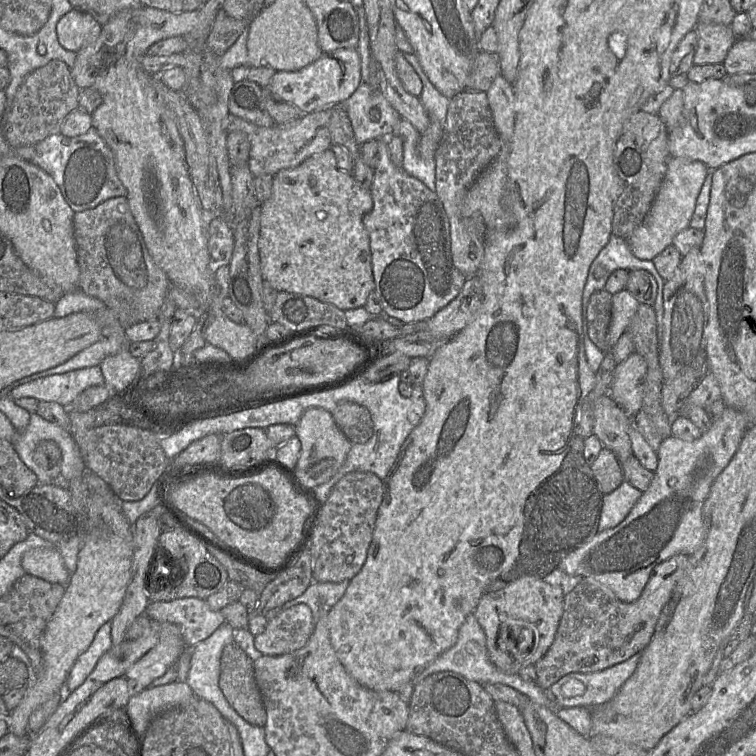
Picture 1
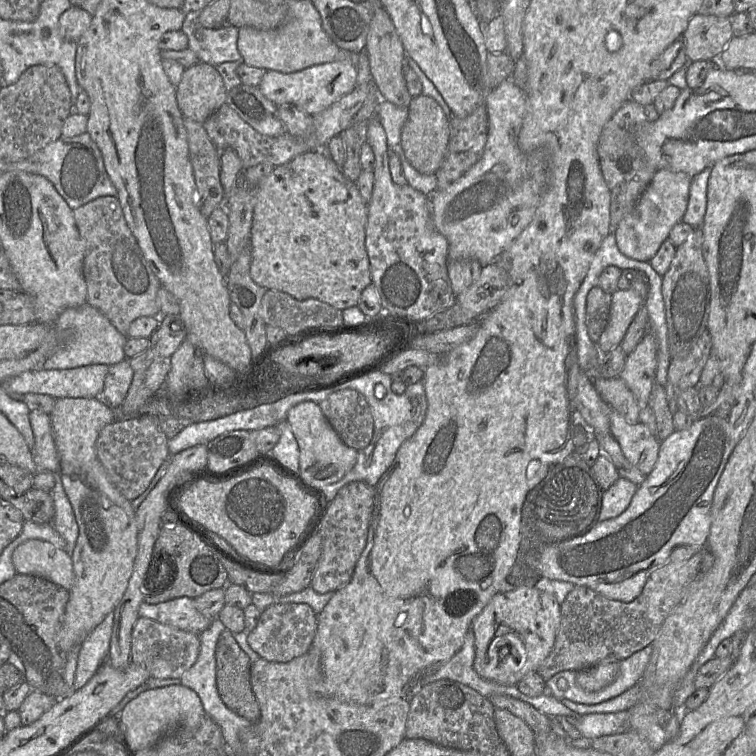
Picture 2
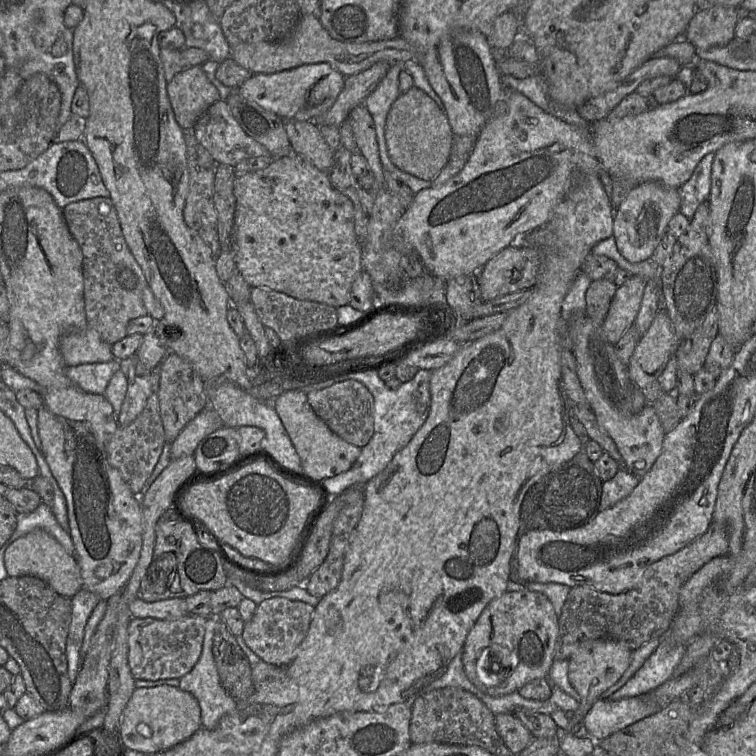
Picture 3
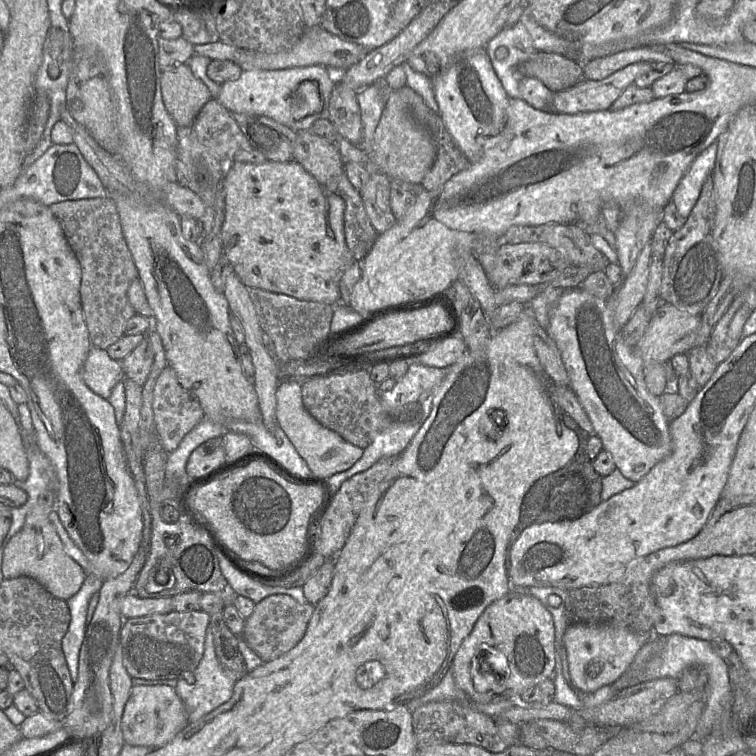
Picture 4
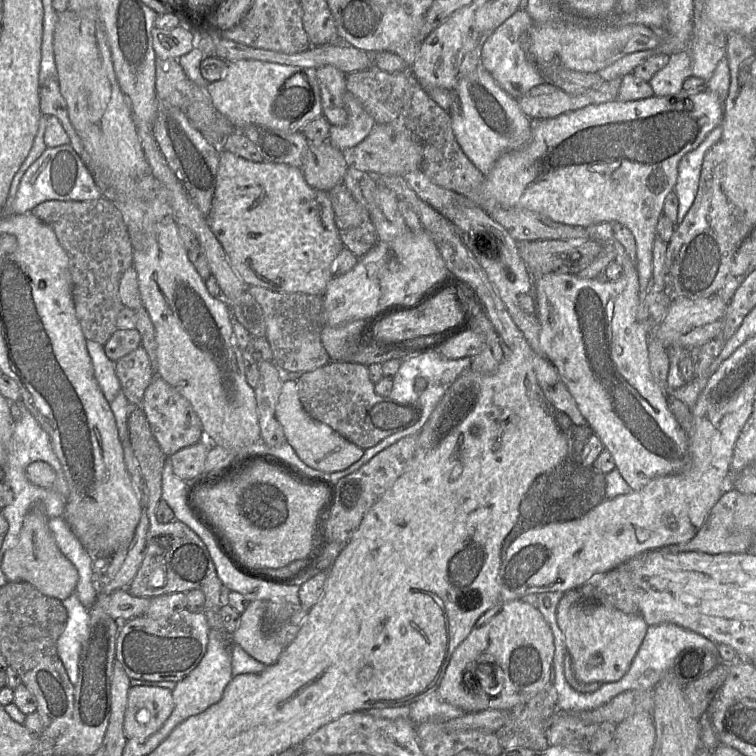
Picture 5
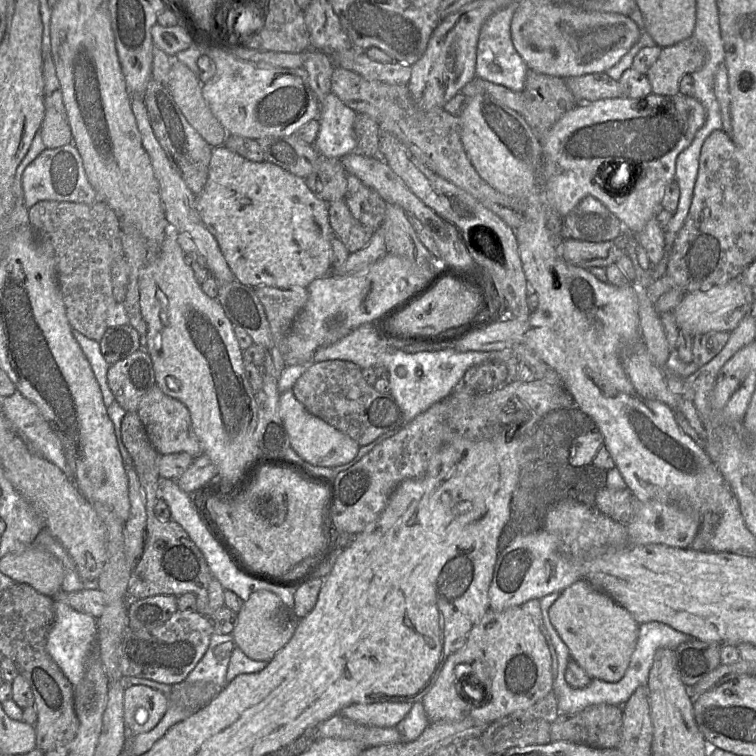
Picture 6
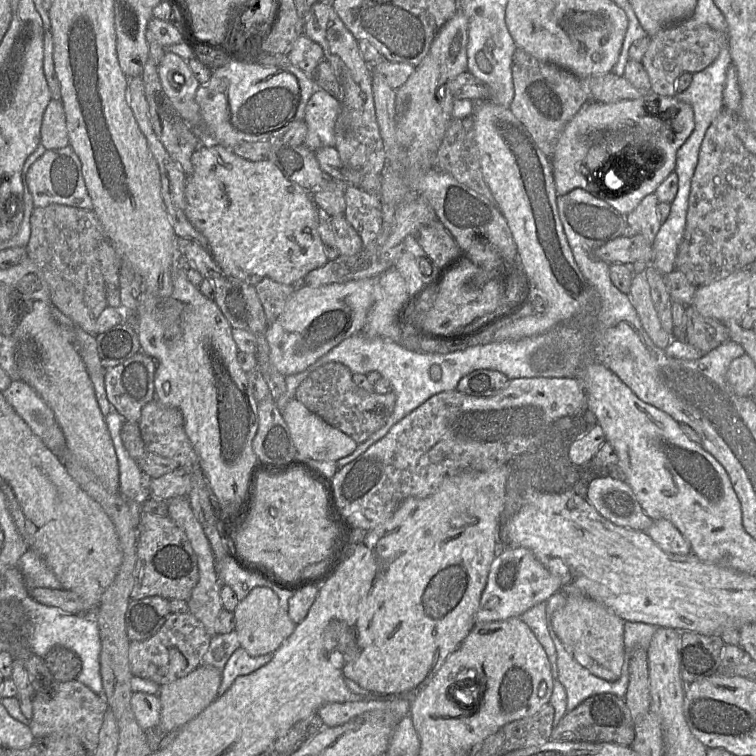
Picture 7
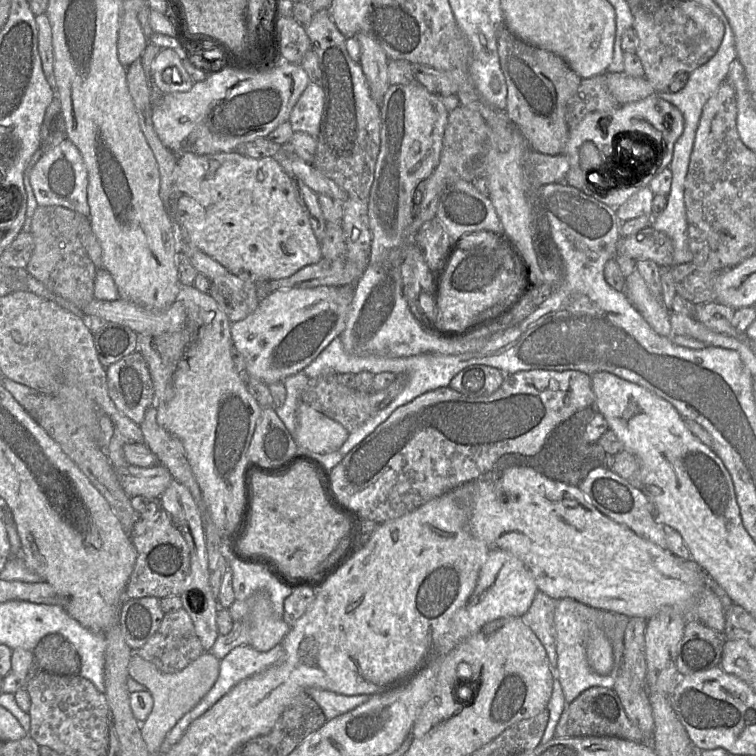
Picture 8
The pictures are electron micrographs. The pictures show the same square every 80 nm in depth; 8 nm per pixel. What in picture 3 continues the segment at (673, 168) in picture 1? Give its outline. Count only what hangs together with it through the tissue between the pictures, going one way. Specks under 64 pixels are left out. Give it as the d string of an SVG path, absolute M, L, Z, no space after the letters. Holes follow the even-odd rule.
M655 181L636 185L614 215L613 234L620 254L631 263L650 260L668 229L669 221L680 212L680 204L678 188L667 187Z

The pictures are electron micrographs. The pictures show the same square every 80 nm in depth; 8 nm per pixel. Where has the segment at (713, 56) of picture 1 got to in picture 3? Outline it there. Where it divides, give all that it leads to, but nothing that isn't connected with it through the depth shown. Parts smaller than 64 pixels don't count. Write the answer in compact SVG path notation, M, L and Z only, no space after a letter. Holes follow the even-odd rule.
M716 5L697 9L686 29L687 41L702 50L728 45L735 39L739 18L738 7Z

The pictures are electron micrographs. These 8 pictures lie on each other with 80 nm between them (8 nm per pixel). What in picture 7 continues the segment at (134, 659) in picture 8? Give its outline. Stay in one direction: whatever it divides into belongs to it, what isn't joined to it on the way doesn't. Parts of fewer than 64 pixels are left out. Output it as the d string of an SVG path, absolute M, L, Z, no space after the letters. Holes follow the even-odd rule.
M201 664L187 676L171 683L160 685L158 697L161 702L161 716L157 725L163 733L182 727L206 709L218 696L222 673L215 667Z

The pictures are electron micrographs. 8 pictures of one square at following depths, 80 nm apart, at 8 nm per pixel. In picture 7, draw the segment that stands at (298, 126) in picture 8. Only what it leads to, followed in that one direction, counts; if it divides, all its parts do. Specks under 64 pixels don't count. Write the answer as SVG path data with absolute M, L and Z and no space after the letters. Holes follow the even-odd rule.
M316 88L307 102L303 121L307 125L304 145L315 151L334 147L334 124L340 105L337 98L321 88Z

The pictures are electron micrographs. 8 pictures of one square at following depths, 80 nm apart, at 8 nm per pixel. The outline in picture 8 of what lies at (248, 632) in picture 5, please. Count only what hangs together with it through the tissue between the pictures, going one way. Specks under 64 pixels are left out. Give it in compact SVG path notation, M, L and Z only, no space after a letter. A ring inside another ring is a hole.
M260 590L248 599L234 603L228 611L235 621L247 621L250 631L250 645L262 652L280 644L290 630L290 626L276 617L268 592Z

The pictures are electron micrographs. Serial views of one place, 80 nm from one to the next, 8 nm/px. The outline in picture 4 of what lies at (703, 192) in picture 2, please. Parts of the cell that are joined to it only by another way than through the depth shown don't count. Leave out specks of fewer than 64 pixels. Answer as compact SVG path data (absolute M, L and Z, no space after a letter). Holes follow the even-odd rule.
M715 141L698 154L681 178L672 195L672 201L684 219L687 219L691 214L700 196L703 183L708 176L712 175L717 150L718 143Z

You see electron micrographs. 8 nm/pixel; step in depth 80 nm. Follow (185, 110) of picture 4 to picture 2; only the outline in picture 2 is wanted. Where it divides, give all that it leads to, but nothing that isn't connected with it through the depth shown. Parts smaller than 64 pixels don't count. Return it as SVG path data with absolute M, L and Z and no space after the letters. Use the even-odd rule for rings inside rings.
M203 62L184 70L175 92L183 117L200 123L226 103L227 97L216 67Z

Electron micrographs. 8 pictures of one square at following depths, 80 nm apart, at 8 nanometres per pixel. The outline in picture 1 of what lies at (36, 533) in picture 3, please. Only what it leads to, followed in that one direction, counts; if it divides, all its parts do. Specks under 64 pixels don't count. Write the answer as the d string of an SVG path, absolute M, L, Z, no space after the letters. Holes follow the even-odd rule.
M55 547L27 551L22 557L21 565L27 575L49 583L67 585L70 580L70 574L65 568L61 554Z

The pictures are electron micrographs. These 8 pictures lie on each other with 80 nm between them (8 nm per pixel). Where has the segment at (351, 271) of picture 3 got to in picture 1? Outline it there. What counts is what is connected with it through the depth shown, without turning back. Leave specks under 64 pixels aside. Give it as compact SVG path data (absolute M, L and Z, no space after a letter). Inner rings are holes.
M331 149L320 152L307 158L303 163L294 168L283 169L273 176L272 194L265 202L261 203L261 226L258 241L261 273L264 281L277 291L314 297L322 302L328 302L345 311L364 307L368 295L375 290L375 280L372 268L372 253L370 237L365 228L363 219L373 208L373 198L370 189L360 186L351 173L341 170Z

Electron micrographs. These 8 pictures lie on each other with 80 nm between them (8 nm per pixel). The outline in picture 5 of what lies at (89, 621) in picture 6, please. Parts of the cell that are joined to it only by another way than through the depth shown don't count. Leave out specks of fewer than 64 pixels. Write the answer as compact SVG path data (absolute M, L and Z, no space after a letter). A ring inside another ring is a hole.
M75 593L61 602L67 610L67 621L57 640L57 653L69 680L75 685L78 681L80 652L88 635L90 614Z

